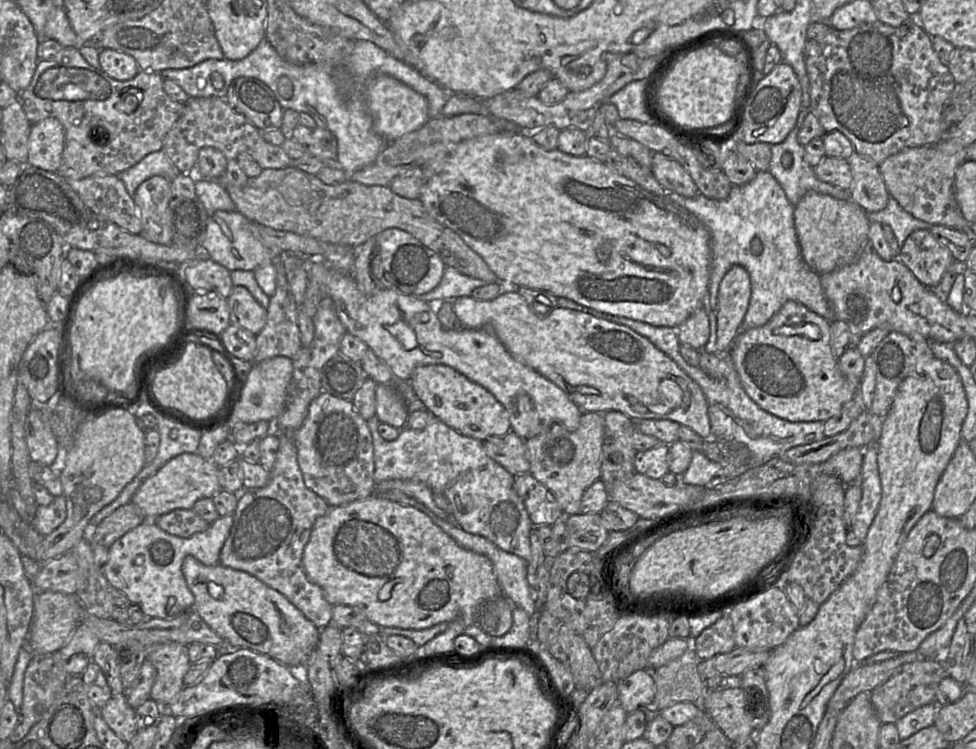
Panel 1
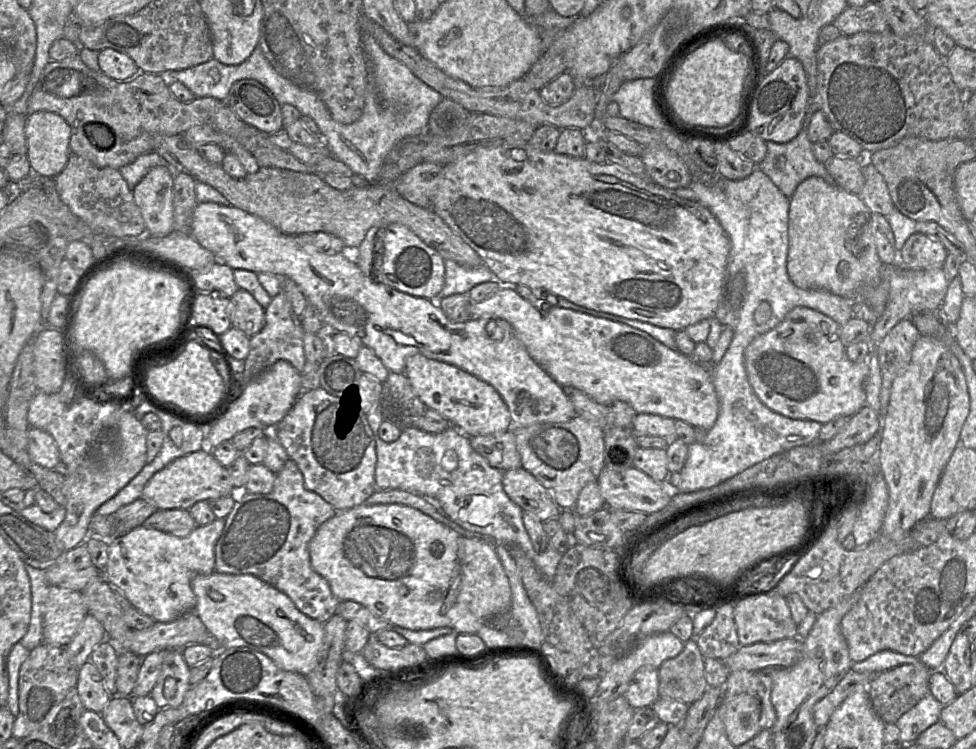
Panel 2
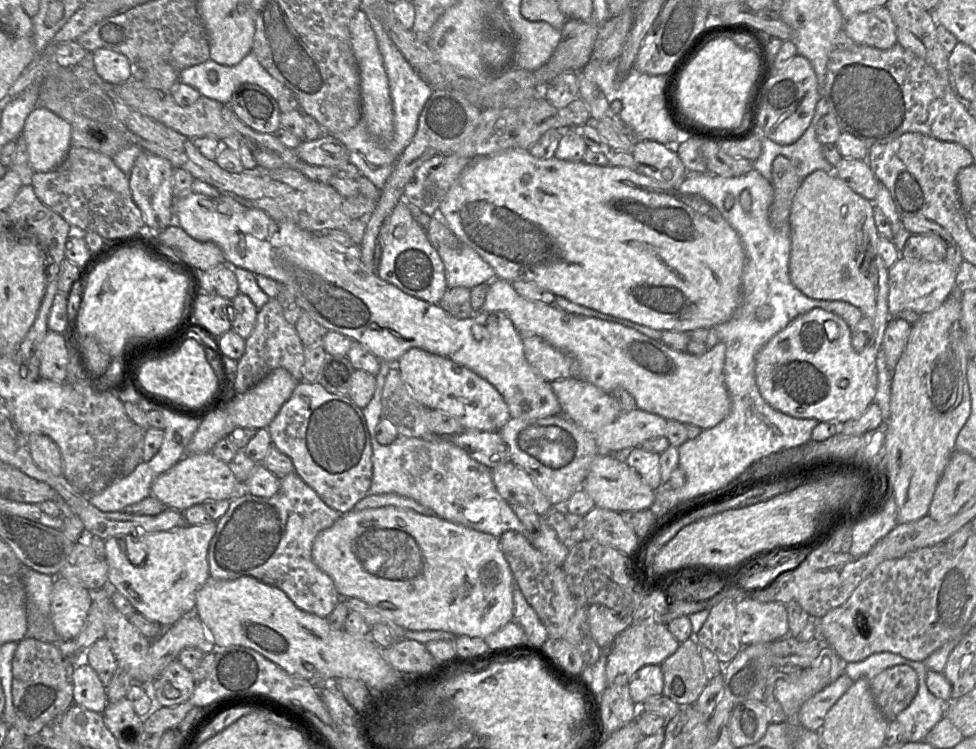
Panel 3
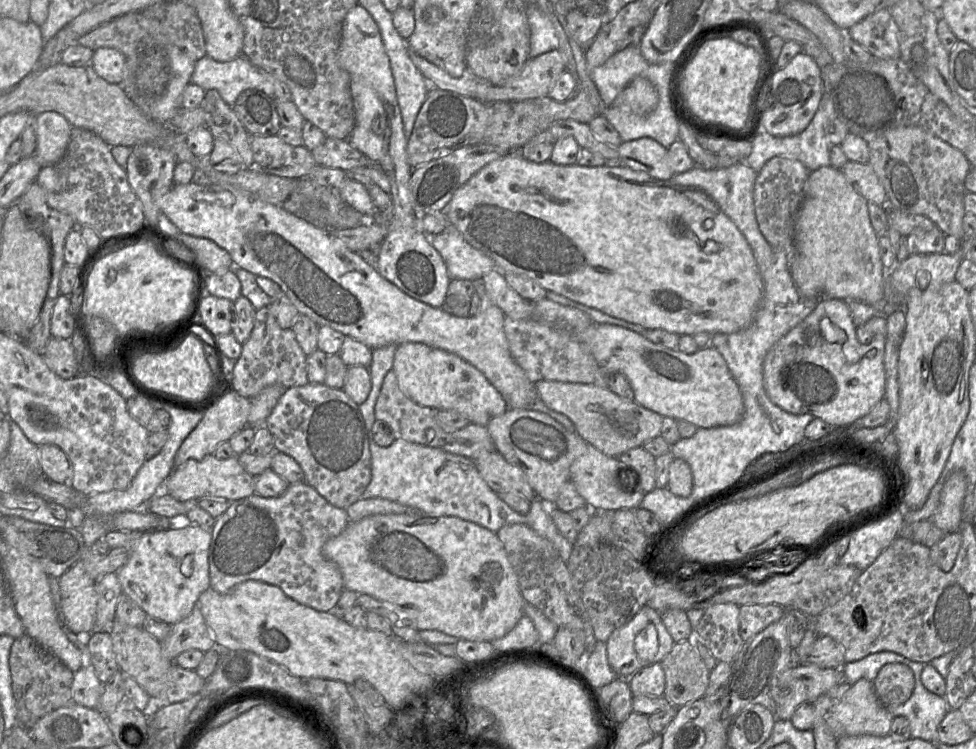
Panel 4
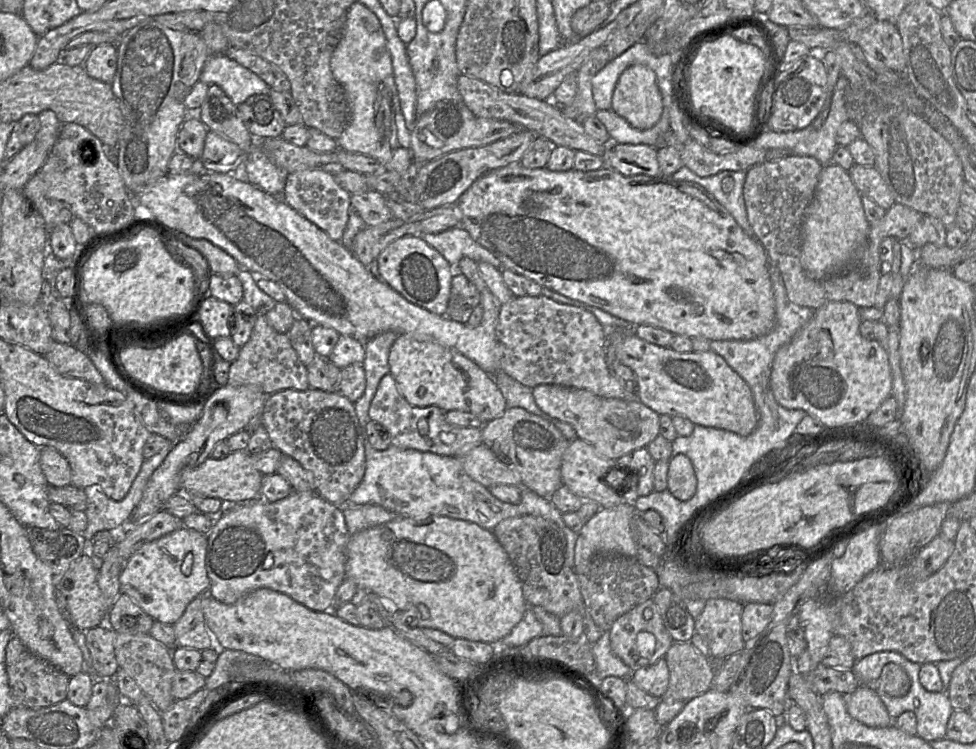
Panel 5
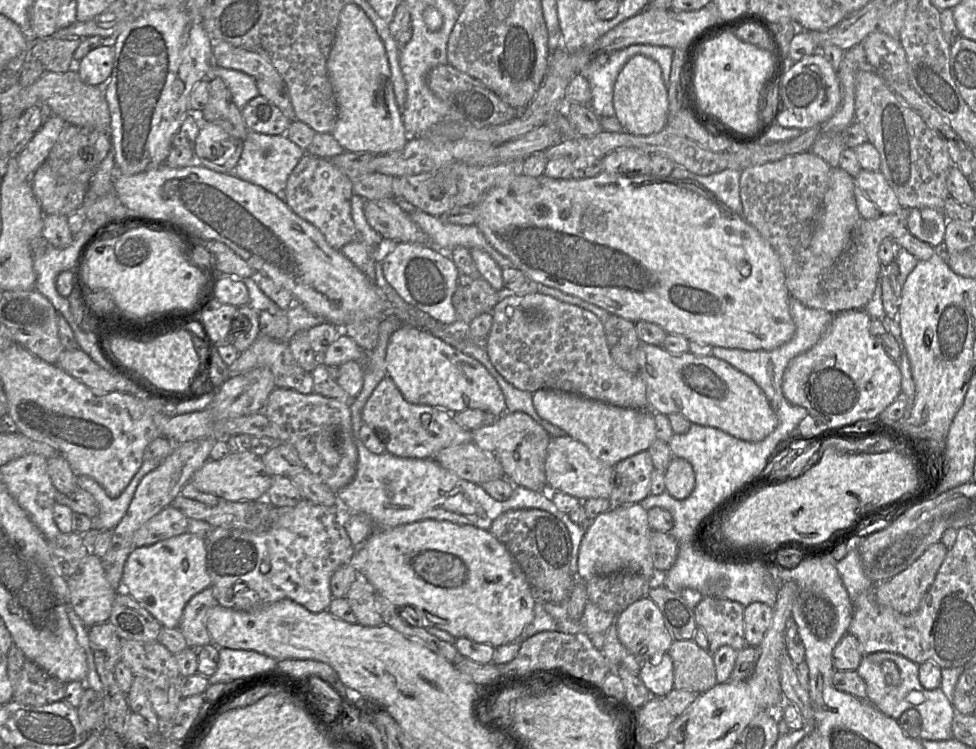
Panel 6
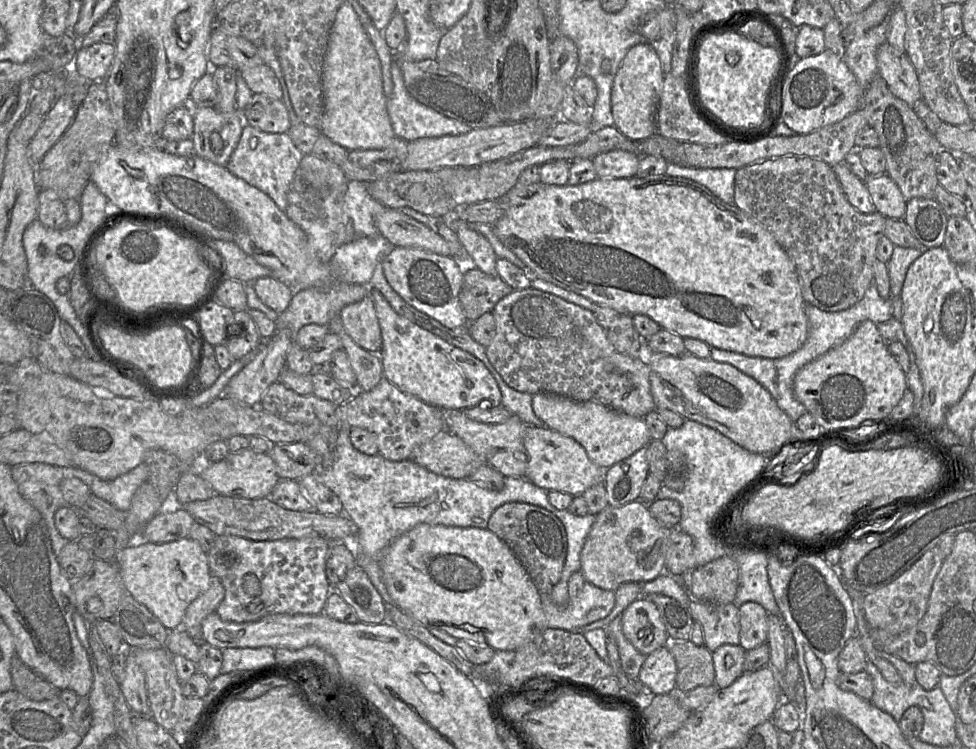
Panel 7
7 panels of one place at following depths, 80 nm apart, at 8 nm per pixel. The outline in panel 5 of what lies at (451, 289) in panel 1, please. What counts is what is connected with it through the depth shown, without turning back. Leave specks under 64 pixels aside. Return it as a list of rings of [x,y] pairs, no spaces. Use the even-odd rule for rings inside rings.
[[[461,226],[436,234],[423,234],[422,239],[436,249],[456,272],[459,261],[464,257],[476,263],[487,262],[498,269],[504,269],[502,263],[489,250],[477,243]]]

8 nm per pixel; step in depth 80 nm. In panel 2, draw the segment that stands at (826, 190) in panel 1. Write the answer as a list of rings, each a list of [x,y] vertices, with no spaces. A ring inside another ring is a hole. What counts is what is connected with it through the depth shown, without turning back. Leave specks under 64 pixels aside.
[[[815,99],[808,100],[805,116],[803,118],[802,127],[798,135],[791,141],[786,143],[776,143],[773,141],[765,141],[767,152],[765,158],[757,164],[757,168],[764,172],[772,182],[779,188],[779,190],[788,198],[795,192],[797,186],[806,178],[811,176],[818,176],[824,179],[829,184],[836,184],[835,180],[828,173],[825,165],[819,162],[812,151],[812,143],[808,139],[808,127],[812,116],[815,112],[820,110],[819,101]],[[779,156],[786,158],[786,164],[783,168],[776,167],[776,160]]]

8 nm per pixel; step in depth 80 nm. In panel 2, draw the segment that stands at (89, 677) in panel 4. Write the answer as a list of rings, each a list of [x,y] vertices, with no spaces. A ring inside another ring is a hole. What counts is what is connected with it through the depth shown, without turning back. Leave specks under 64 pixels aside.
[[[90,661],[78,669],[76,689],[84,708],[97,713],[102,712],[112,697],[104,687],[98,669]]]

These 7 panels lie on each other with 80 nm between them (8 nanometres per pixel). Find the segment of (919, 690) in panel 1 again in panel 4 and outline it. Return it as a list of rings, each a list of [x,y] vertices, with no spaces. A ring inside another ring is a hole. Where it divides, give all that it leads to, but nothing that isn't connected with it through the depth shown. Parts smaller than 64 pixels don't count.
[[[889,663],[880,669],[873,686],[878,699],[885,707],[897,707],[911,697],[915,678],[907,665]]]

